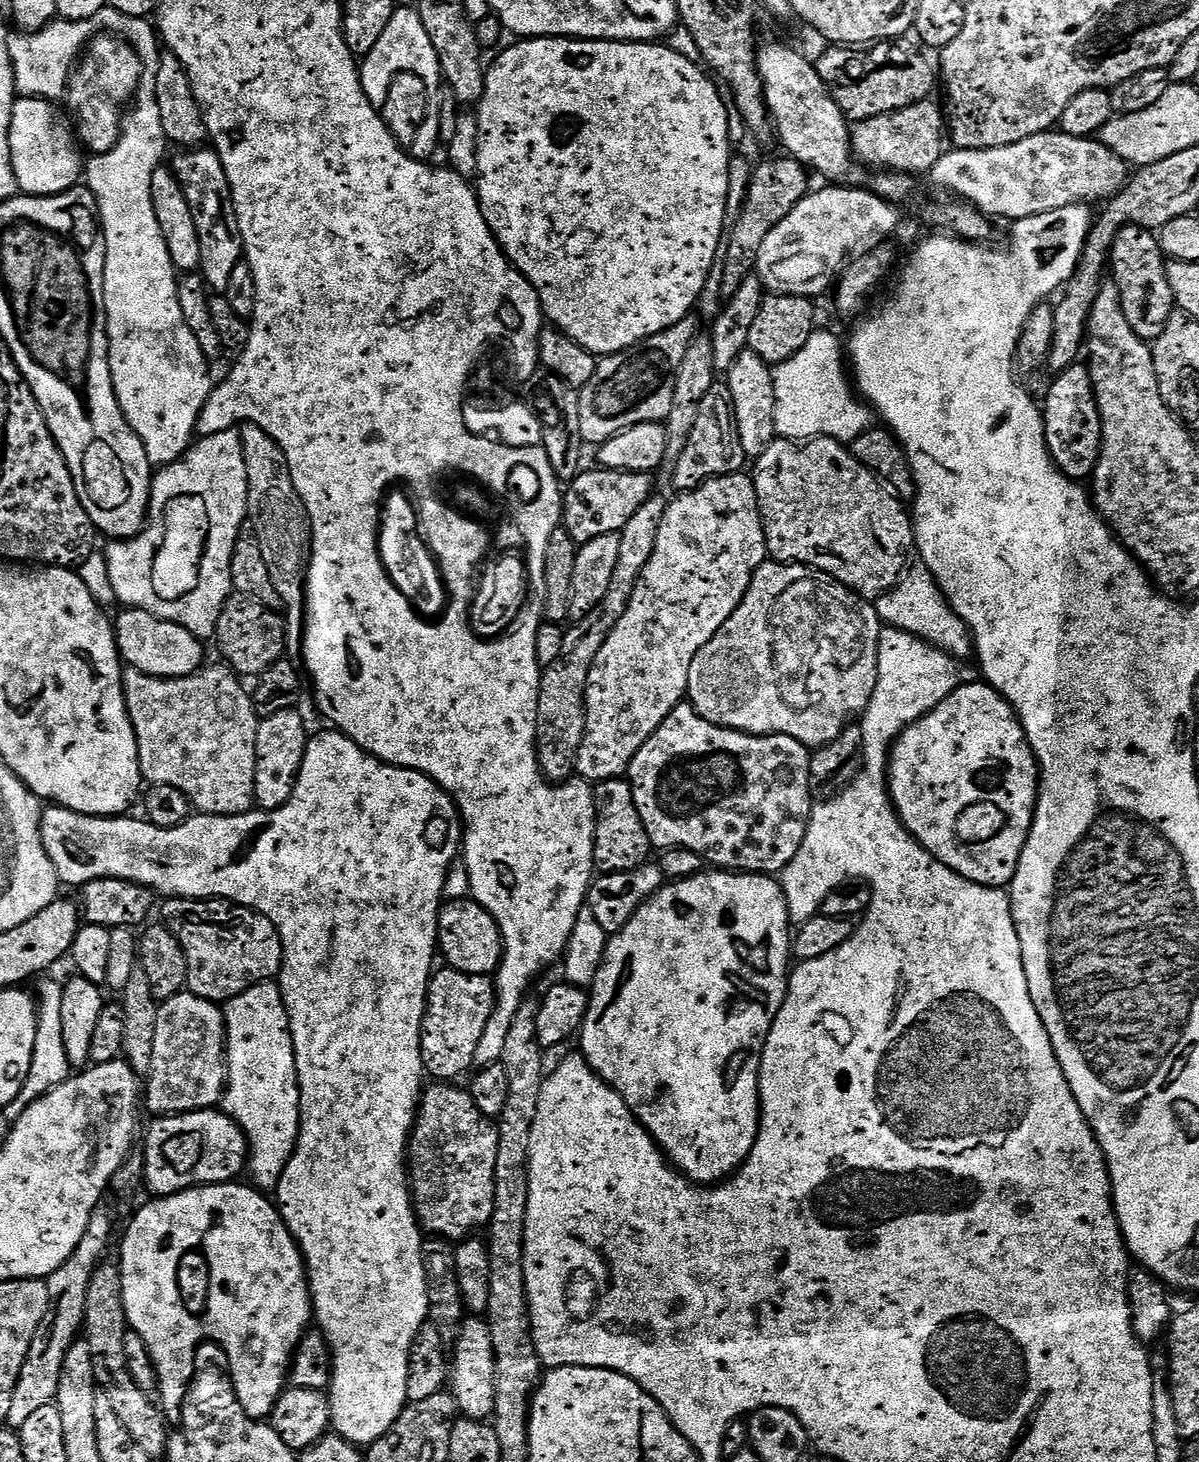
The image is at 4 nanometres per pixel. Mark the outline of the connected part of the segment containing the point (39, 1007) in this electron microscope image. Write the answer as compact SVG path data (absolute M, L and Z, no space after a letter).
M41 979L40 985L34 988L36 1002L36 1033L34 1034L34 1054L30 1062L30 1070L22 1082L22 1090L2 1110L3 1116L14 1122L35 1100L54 1090L63 1080L70 1075L70 1065L66 1058L66 1046L62 1042L62 994L64 984L56 980Z

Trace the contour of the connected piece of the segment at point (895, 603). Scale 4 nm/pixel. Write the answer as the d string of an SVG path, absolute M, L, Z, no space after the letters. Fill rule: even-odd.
M923 562L909 563L900 581L888 592L877 596L874 603L876 612L887 627L900 628L904 632L914 634L928 644L935 644L957 661L963 662L974 652L974 644L970 639L967 624L948 604L944 591L932 577L931 570Z

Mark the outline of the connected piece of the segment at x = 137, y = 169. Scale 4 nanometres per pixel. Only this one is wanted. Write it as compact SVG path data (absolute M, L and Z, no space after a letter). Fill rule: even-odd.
M105 6L92 20L65 20L63 18L56 18L51 23L45 25L36 31L25 31L23 34L13 35L9 39L9 56L13 64L13 78L15 80L16 91L20 96L39 96L41 100L50 100L53 102L59 101L68 91L68 77L72 75L74 69L77 67L78 61L81 59L82 53L87 49L89 40L97 35L101 30L108 34L115 34L131 44L137 55L140 56L140 84L136 88L136 95L132 97L130 103L127 105L126 111L123 113L120 122L120 137L116 145L112 147L109 152L102 152L91 157L92 161L87 161L86 164L86 187L89 188L94 194L96 199L96 211L102 229L104 238L104 249L106 250L106 262L104 263L104 319L108 330L108 361L110 362L110 374L112 375L112 385L116 391L118 398L118 406L122 410L122 414L126 418L126 422L134 430L134 434L138 434L138 438L142 442L142 446L148 455L148 461L154 466L163 466L165 464L172 464L175 460L180 459L185 452L188 451L190 445L194 440L194 433L196 431L196 422L198 414L206 398L211 394L214 387L214 380L208 377L208 364L198 338L194 338L194 334L190 330L190 326L184 317L182 306L178 302L178 290L176 289L178 283L178 269L172 263L172 255L166 246L166 238L160 229L160 219L154 214L154 202L152 201L152 175L156 173L156 169L161 167L164 156L164 151L170 148L166 134L162 130L162 118L158 111L158 98L156 97L155 90L155 75L158 74L159 60L162 55L162 44L158 39L158 32L155 27L152 28L148 25L149 21L142 16L123 16L117 8Z

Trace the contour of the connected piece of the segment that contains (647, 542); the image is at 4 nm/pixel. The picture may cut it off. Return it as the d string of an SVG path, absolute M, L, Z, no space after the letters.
M649 495L648 501L641 506L638 514L626 522L620 531L618 542L618 564L614 566L614 576L610 578L610 588L606 598L586 614L586 618L575 621L572 629L560 644L560 653L552 665L543 669L538 694L538 722L536 723L536 761L545 780L563 782L573 775L576 766L576 751L584 737L584 687L590 670L596 661L598 650L610 638L618 618L626 614L626 606L632 597L634 586L640 580L650 554L654 554L654 542L658 542L658 526L668 509L669 497Z

